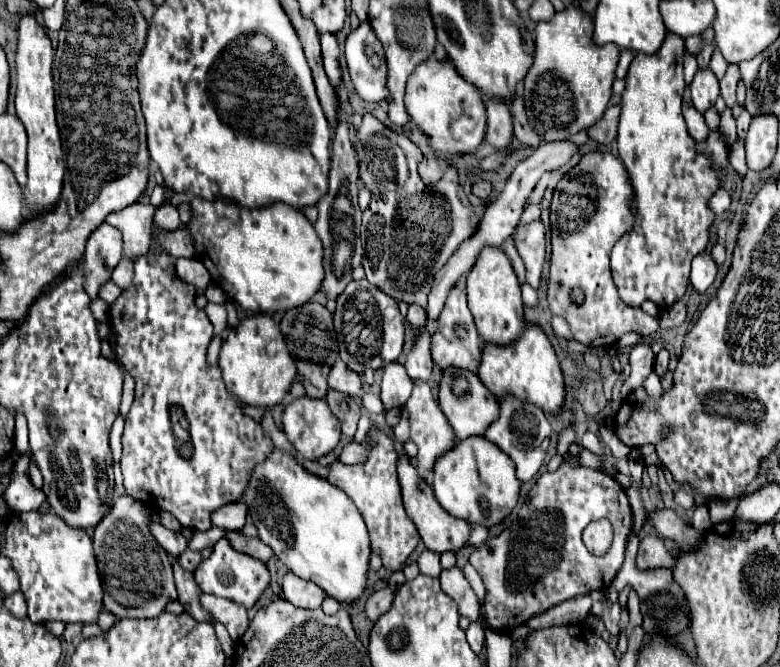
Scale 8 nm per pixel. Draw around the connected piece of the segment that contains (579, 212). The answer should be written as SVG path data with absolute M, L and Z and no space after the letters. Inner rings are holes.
M589 152L581 158L581 162L567 172L561 182L557 184L553 198L551 198L551 276L549 276L549 290L547 302L553 316L561 316L569 322L571 332L577 342L587 346L601 346L605 338L615 338L615 342L627 332L641 332L641 334L655 334L659 330L659 320L645 314L641 308L625 306L617 294L617 286L611 278L609 256L615 242L633 230L633 188L629 186L629 174L625 174L621 160L611 152ZM571 290L583 290L583 302L575 304L571 300Z

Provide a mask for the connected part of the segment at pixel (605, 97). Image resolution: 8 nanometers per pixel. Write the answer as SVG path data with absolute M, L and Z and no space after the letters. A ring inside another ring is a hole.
M567 6L563 12L557 12L549 22L537 22L537 26L535 26L535 56L533 56L533 66L527 70L527 74L523 78L523 100L525 100L525 112L527 112L529 126L543 138L543 142L567 140L573 134L593 126L605 114L605 108L607 108L609 98L611 98L611 84L613 84L613 78L615 78L615 66L617 66L617 60L619 60L619 50L617 50L617 46L597 46L597 44L593 44L591 34L593 34L593 20L591 20L591 16L587 16L585 12L581 12L575 6Z

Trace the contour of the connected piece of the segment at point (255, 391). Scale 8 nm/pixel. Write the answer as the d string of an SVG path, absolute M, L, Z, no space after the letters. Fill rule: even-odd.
M267 314L247 316L229 330L219 352L219 368L227 390L243 404L271 408L283 402L285 392L295 380L295 362L287 350L279 325Z

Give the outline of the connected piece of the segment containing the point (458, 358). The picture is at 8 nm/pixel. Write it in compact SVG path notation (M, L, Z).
M453 286L443 312L437 318L437 330L433 334L433 344L431 344L431 354L433 354L433 362L439 368L447 368L447 366L457 366L457 368L467 368L471 372L477 370L479 360L481 360L481 346L483 346L483 338L479 336L475 322L473 322L473 314L467 306L467 296L465 290L461 290L459 286Z

